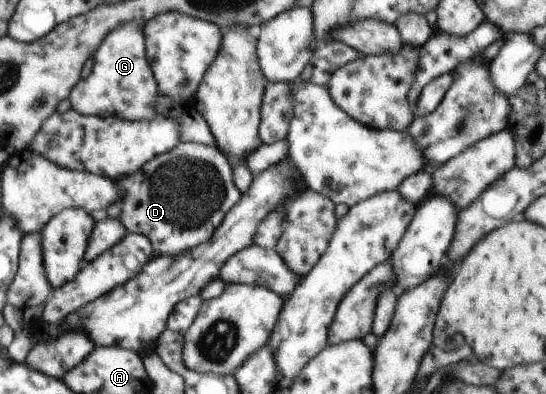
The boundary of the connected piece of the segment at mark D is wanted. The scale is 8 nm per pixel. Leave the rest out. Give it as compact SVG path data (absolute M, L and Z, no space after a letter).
M195 142L181 143L171 151L145 163L141 171L115 182L122 191L119 221L128 232L143 234L153 246L154 253L177 255L207 242L221 225L226 213L239 201L242 193L234 184L232 165L217 147Z

